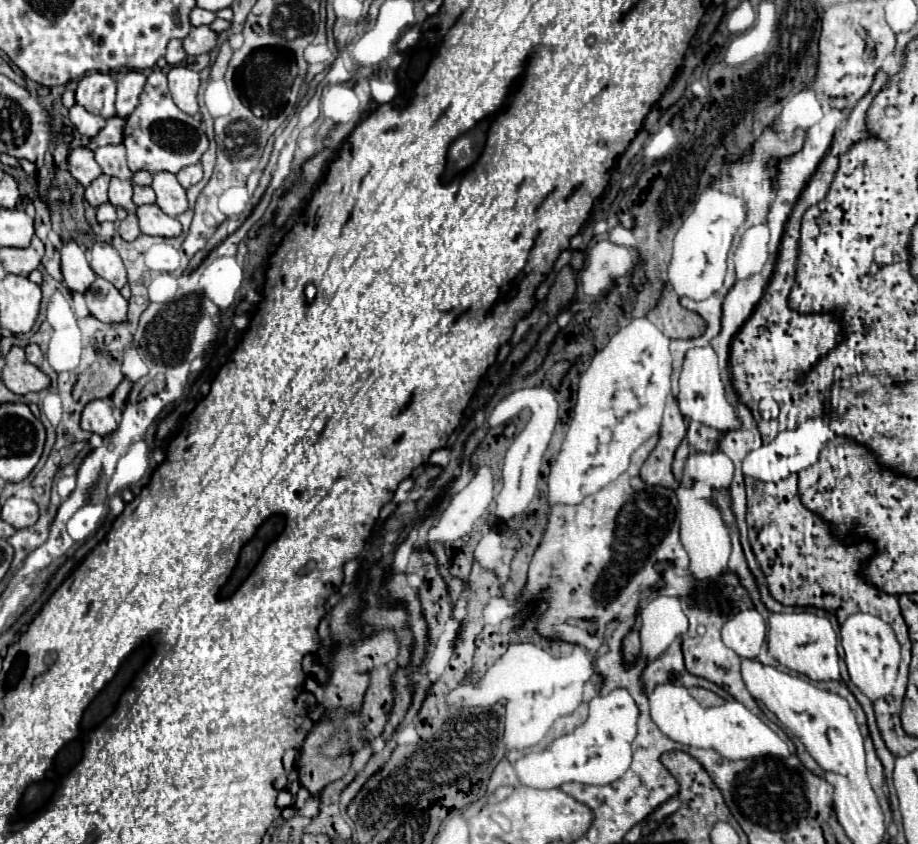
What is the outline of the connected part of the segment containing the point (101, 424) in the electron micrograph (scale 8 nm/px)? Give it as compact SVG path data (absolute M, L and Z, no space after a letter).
M93 399L85 405L81 413L81 429L89 433L109 435L117 429L117 421L113 417L111 403L107 399Z

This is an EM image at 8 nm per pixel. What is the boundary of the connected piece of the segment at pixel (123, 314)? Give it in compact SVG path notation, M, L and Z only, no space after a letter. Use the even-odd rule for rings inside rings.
M97 277L85 293L87 307L103 323L121 323L127 319L127 299L107 279Z

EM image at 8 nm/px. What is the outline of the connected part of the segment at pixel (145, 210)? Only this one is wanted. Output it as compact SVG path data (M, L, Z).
M157 205L137 207L137 219L139 219L139 229L145 235L159 235L159 237L181 235L181 223L175 217L165 215Z

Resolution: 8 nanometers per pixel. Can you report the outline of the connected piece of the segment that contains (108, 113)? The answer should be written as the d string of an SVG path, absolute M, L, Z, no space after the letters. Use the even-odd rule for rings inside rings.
M91 73L79 79L75 91L77 105L105 119L115 117L115 81L107 73Z

